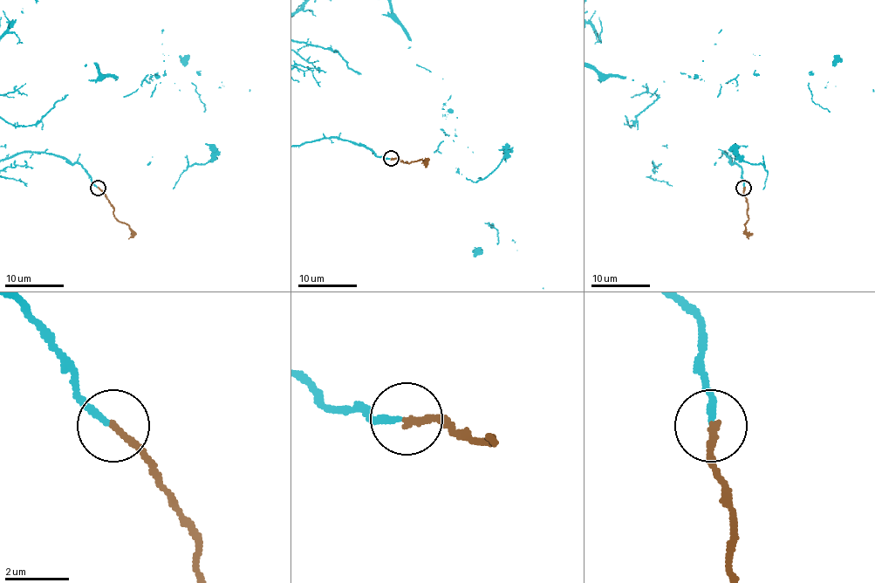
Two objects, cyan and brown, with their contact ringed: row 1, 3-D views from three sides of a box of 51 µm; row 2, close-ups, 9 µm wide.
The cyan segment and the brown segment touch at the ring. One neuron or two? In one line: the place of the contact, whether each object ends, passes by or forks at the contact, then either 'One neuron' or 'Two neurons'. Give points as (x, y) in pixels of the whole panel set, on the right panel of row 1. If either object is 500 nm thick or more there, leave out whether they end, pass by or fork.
Place: (743, 188). At the ring cyan ends. At the ring brown ends. One neuron

